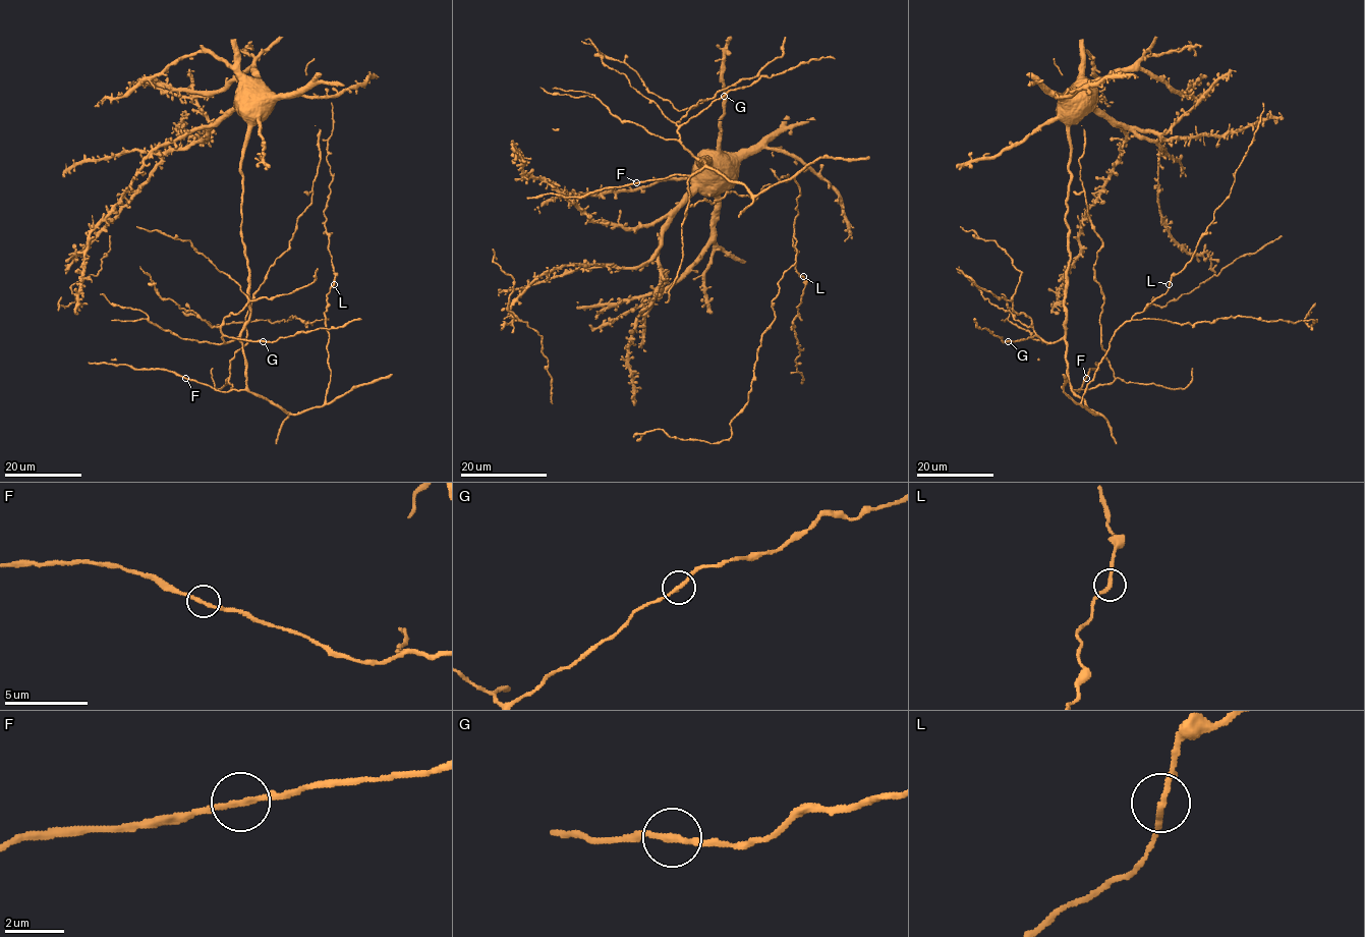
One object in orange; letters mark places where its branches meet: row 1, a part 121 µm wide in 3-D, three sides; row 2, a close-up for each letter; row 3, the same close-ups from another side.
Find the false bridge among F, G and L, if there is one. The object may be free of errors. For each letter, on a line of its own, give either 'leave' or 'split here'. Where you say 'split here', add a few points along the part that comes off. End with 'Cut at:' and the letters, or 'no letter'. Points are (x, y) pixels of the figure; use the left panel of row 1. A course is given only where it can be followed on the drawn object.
F: leave
G: leave
L: leave
Cut at: no letter

